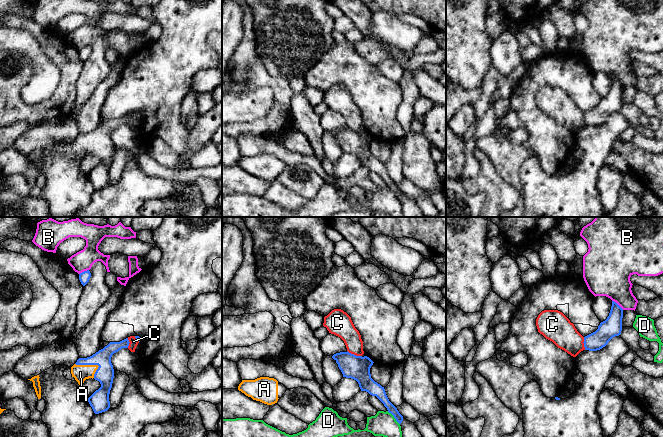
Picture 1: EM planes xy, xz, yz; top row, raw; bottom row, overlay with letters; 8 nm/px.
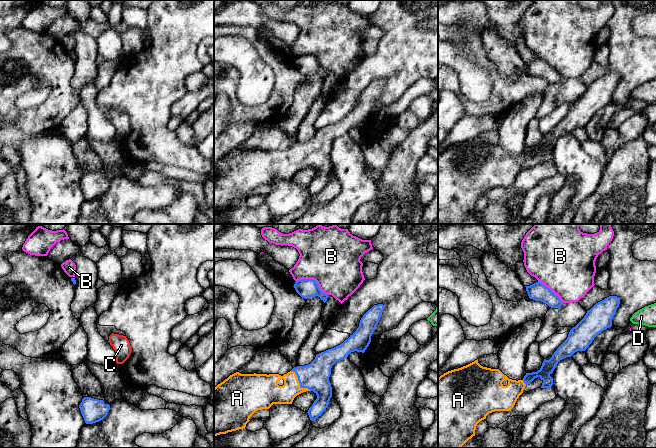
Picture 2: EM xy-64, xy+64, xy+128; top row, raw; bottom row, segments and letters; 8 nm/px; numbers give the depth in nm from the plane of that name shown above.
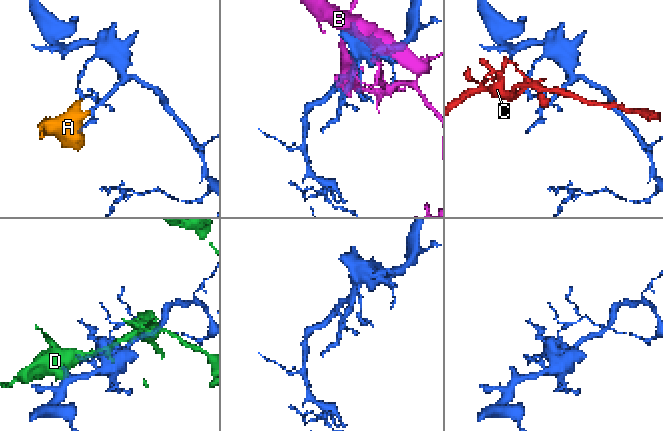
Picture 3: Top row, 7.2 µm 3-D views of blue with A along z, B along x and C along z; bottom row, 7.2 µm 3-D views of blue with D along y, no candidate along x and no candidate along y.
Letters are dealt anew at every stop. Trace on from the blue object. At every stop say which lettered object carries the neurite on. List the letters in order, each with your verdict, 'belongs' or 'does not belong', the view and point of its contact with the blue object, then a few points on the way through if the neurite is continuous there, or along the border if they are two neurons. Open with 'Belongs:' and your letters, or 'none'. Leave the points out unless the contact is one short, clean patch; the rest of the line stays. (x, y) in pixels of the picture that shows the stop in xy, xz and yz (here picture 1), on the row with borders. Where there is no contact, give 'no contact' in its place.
Belongs: A
A: belongs; contact xy (87, 364); way xy (104, 374), (97, 365), (87, 364), (80, 372)
B: does not belong; contact yz (617, 304)
C: does not belong; contact xz (353, 354); border xz (347, 350), (361, 356)
D: does not belong; contact xz (394, 417)

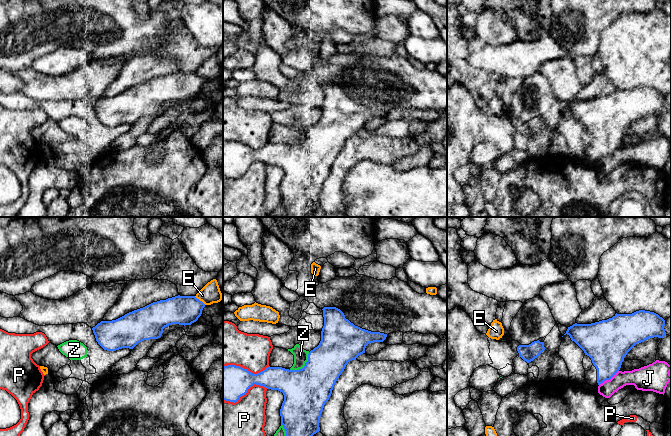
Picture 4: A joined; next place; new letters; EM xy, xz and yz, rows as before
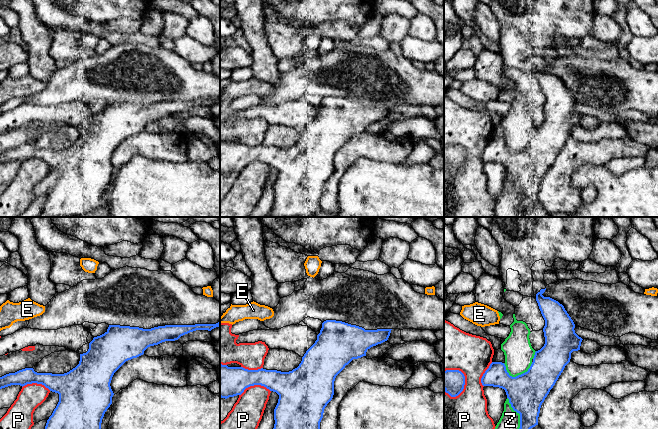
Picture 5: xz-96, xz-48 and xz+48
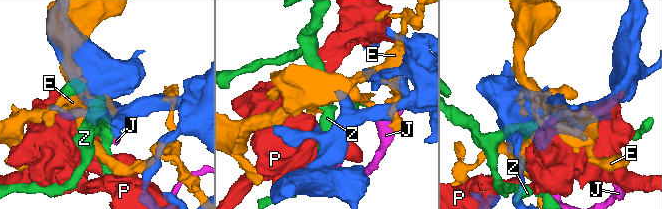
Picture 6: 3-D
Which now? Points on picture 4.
Belongs: none
E: does not belong; contact xy (199, 300)
J: does not belong; contact yz (608, 379)
P: does not belong; contact xz (245, 393)
Z: does not belong; contact xz (304, 366)

